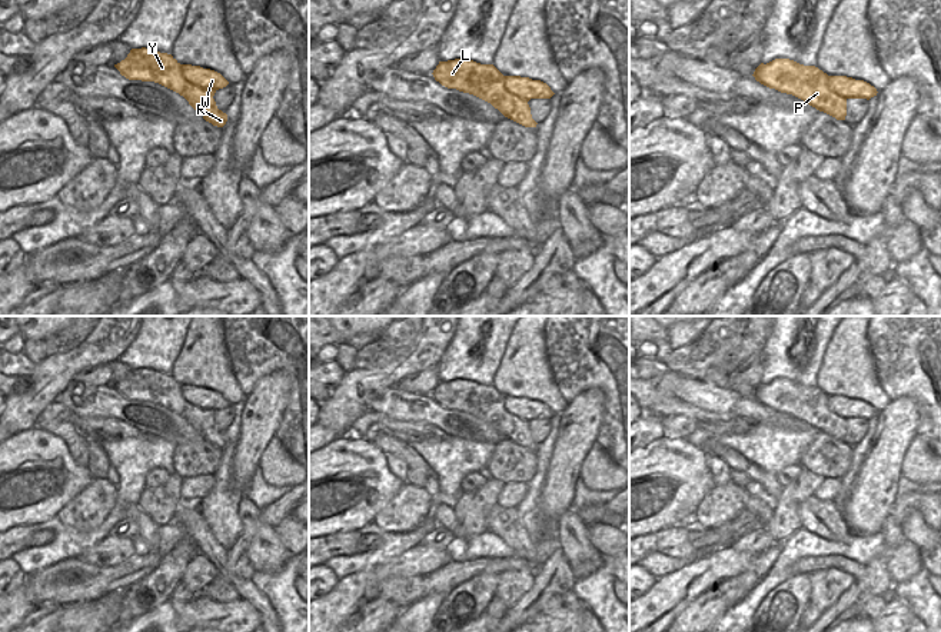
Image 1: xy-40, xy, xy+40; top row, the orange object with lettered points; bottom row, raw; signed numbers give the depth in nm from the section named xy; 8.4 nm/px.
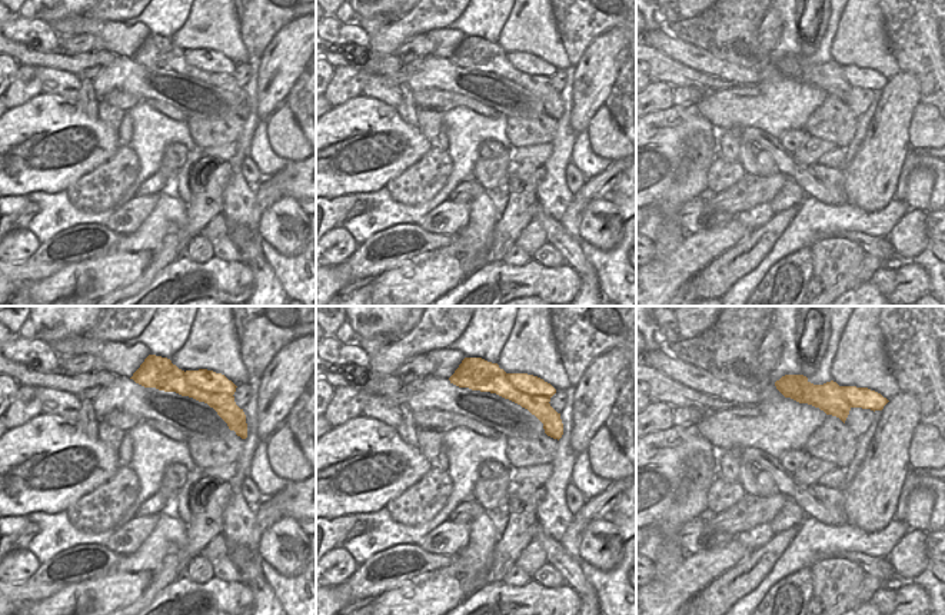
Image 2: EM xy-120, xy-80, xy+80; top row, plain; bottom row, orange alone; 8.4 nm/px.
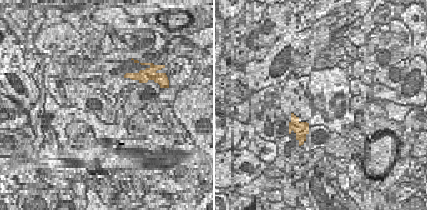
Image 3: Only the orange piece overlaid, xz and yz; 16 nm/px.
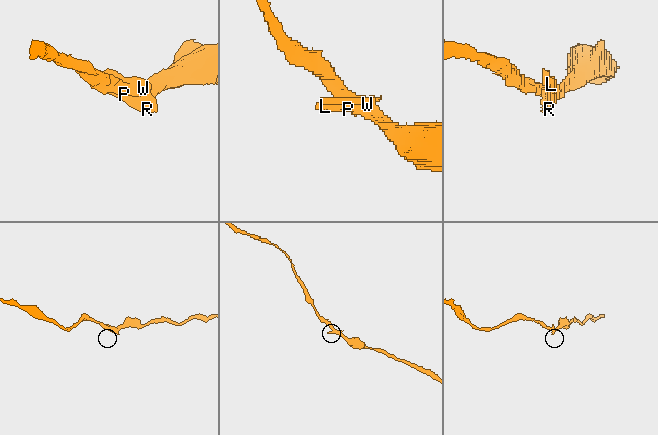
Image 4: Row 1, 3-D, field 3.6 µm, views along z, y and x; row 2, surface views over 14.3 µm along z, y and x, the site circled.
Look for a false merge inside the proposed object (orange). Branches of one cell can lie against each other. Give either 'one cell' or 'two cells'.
one cell

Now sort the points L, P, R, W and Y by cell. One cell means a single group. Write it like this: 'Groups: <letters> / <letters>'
Groups: L P R W Y

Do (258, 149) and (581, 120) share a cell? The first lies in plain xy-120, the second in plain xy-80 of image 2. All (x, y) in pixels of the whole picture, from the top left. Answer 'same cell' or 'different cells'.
different cells

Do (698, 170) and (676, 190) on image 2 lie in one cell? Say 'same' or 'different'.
same

